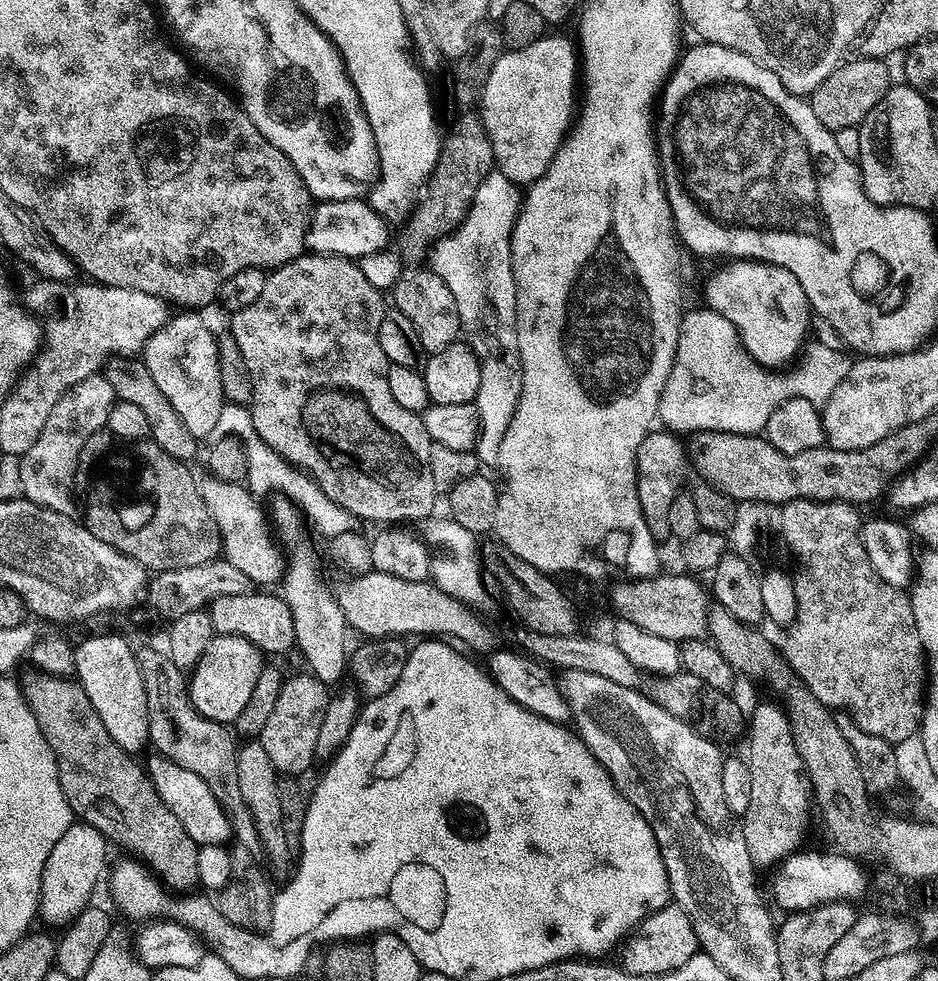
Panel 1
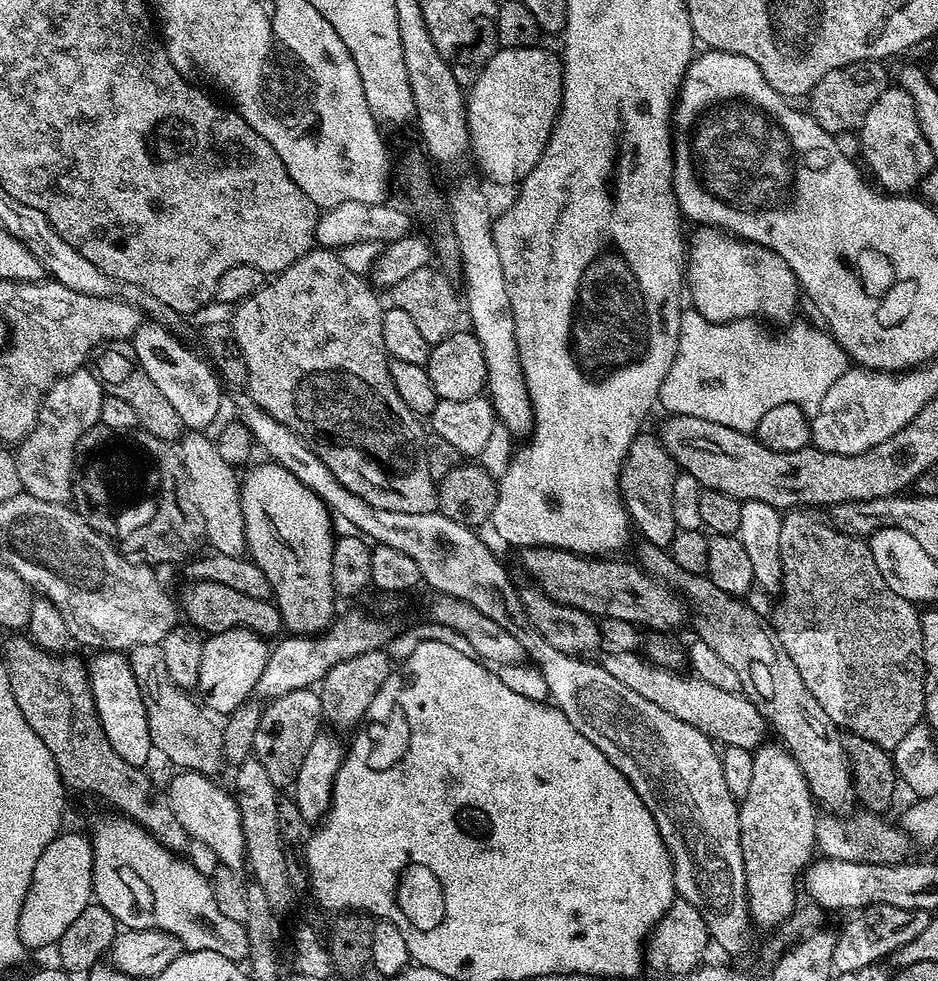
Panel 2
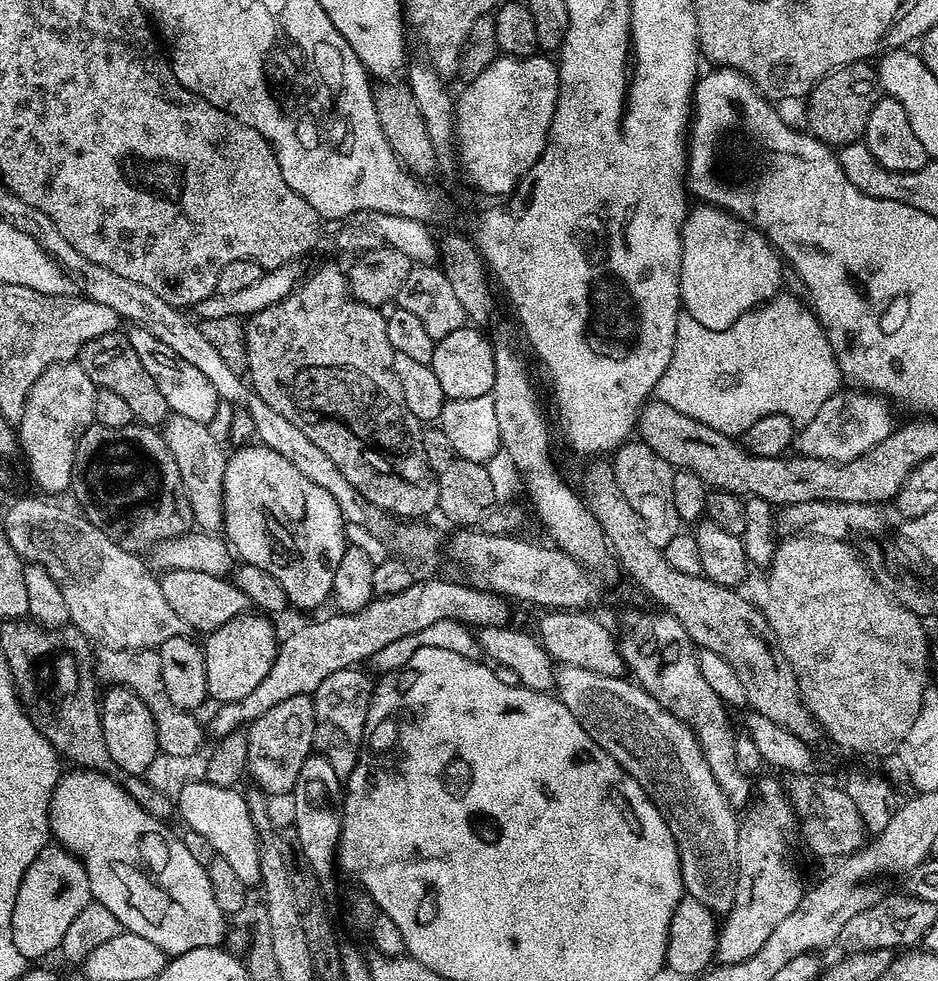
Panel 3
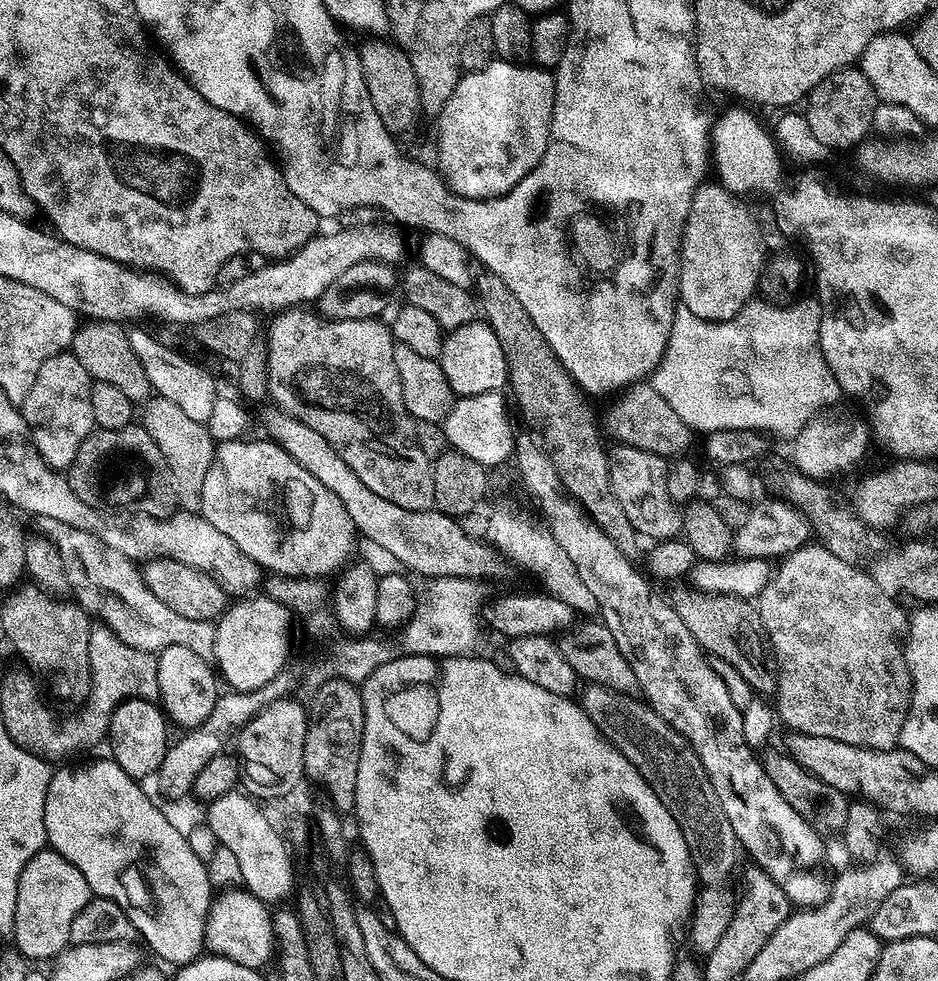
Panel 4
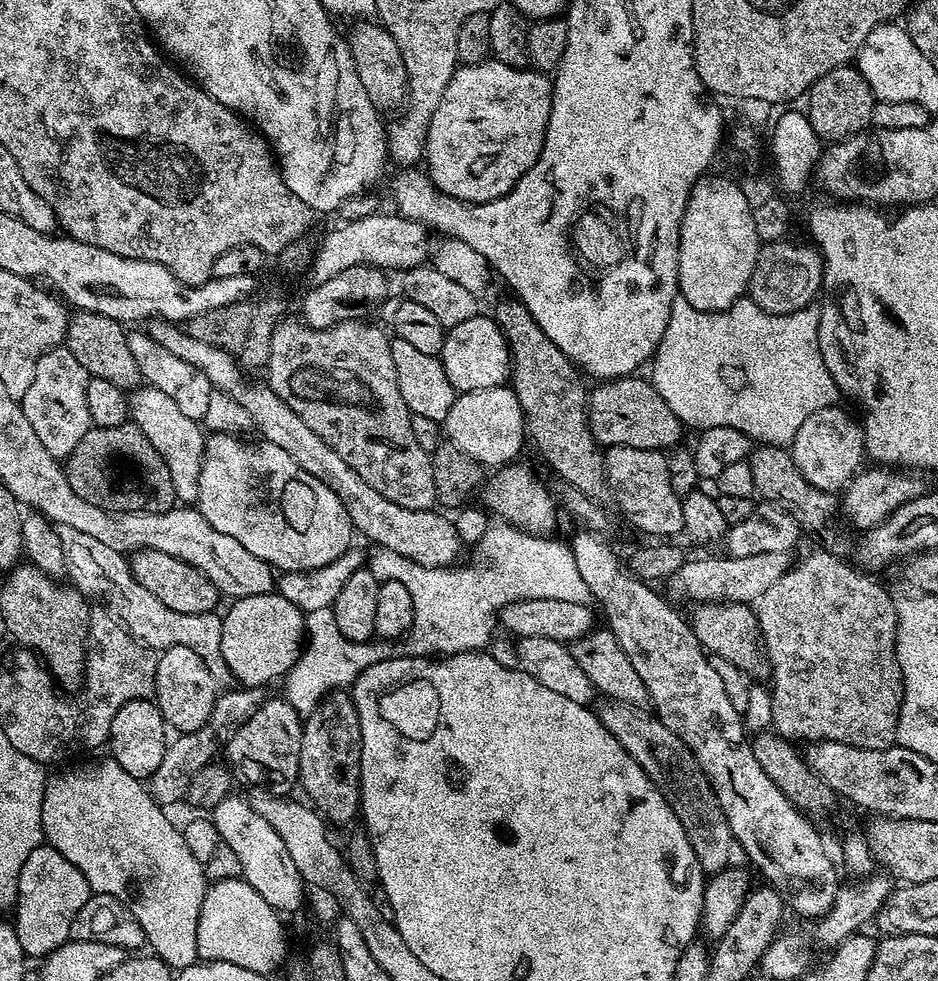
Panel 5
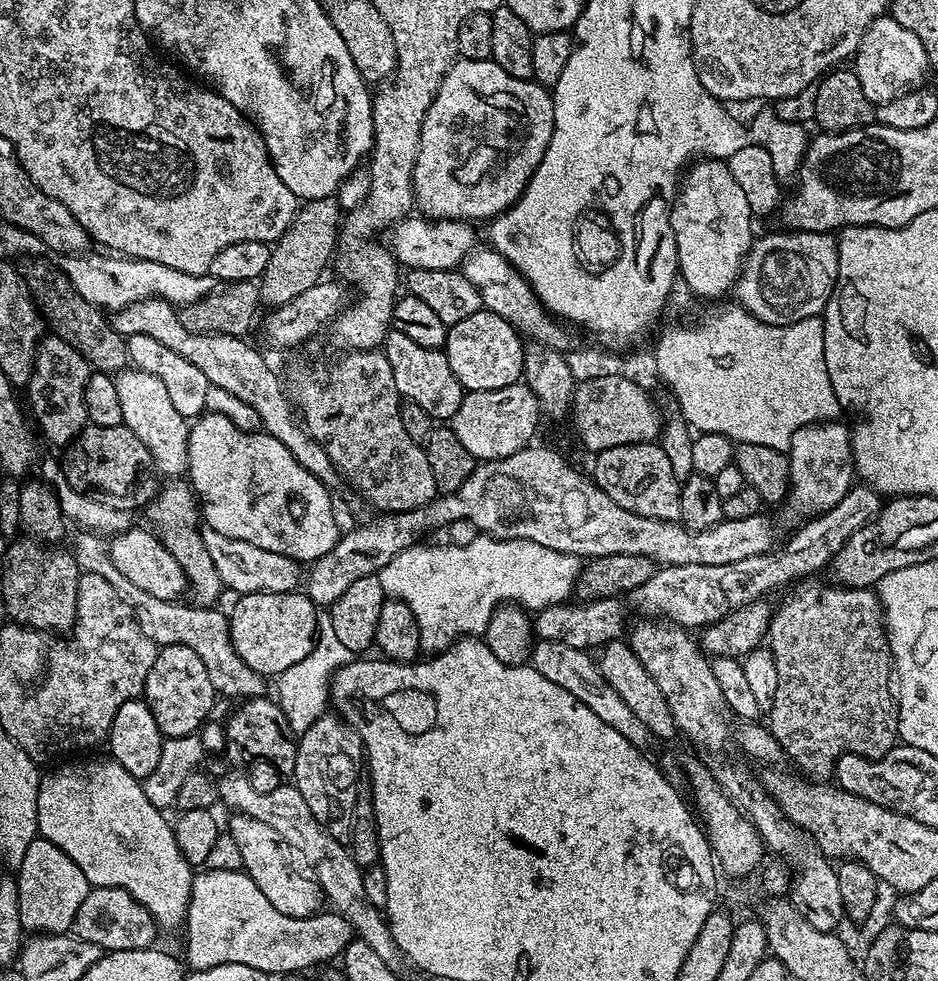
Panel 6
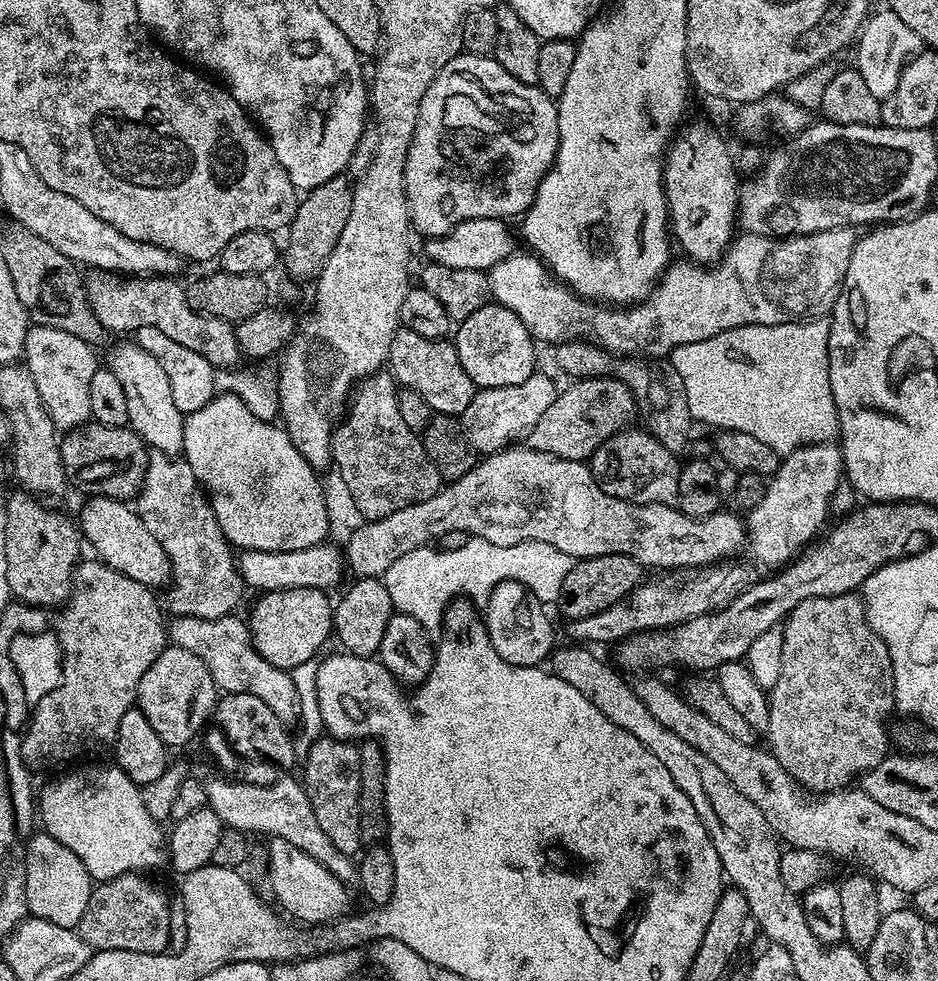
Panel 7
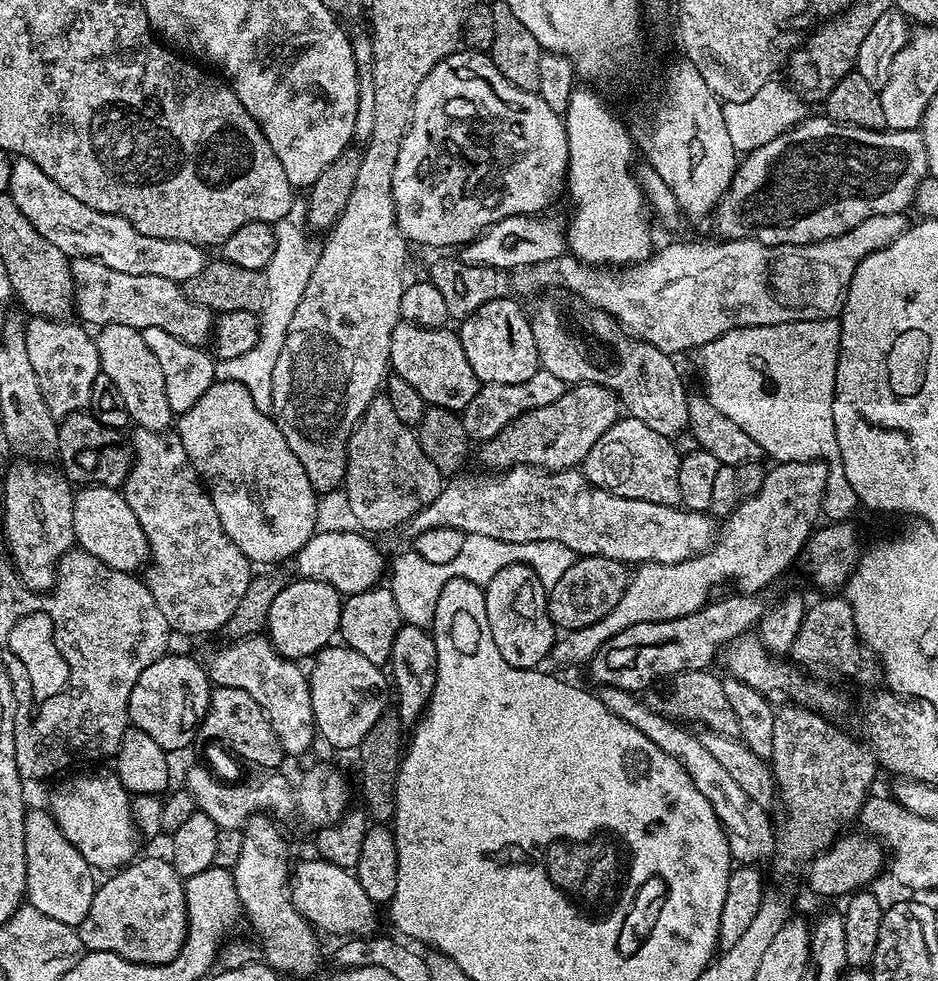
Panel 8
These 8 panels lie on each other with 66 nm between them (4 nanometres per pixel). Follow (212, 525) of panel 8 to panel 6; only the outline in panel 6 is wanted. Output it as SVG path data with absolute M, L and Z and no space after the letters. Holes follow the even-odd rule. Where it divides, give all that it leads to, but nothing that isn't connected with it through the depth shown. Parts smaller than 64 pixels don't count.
M165 483L157 491L155 500L148 505L146 515L152 519L151 527L164 541L170 554L174 554L174 558L178 558L178 566L182 566L188 579L191 599L200 606L215 605L216 599L220 596L220 590L222 591L222 583L218 570L214 566L214 558L210 558L210 550L206 550L204 532L196 529L198 526L201 527L202 512L198 507L198 497L192 491L191 483Z

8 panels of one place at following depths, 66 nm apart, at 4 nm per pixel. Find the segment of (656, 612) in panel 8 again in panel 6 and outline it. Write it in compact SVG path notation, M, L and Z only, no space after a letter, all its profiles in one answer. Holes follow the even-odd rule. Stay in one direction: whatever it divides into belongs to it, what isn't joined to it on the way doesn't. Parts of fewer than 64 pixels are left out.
M828 418L802 426L786 449L790 485L786 505L794 515L804 516L800 518L819 516L821 512L838 506L854 486L852 433L847 423L840 422L839 419Z

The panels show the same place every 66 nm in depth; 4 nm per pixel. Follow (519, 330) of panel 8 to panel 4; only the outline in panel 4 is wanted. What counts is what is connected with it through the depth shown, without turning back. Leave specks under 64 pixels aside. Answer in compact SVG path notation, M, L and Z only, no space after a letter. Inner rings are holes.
M477 318L466 326L451 329L442 342L439 361L453 397L498 392L508 384L508 363L502 342L498 342L498 334L494 334L483 319Z

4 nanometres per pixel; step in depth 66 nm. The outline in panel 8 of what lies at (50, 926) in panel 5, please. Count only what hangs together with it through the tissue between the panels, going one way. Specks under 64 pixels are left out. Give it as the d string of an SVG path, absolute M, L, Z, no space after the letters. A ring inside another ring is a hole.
M29 811L24 818L24 846L26 848L26 900L38 914L46 914L46 918L55 918L57 922L66 922L78 926L90 914L90 902L94 902L94 894L98 887L95 880L94 869L70 846L66 834L58 826L58 822L52 816L51 811L44 812Z

